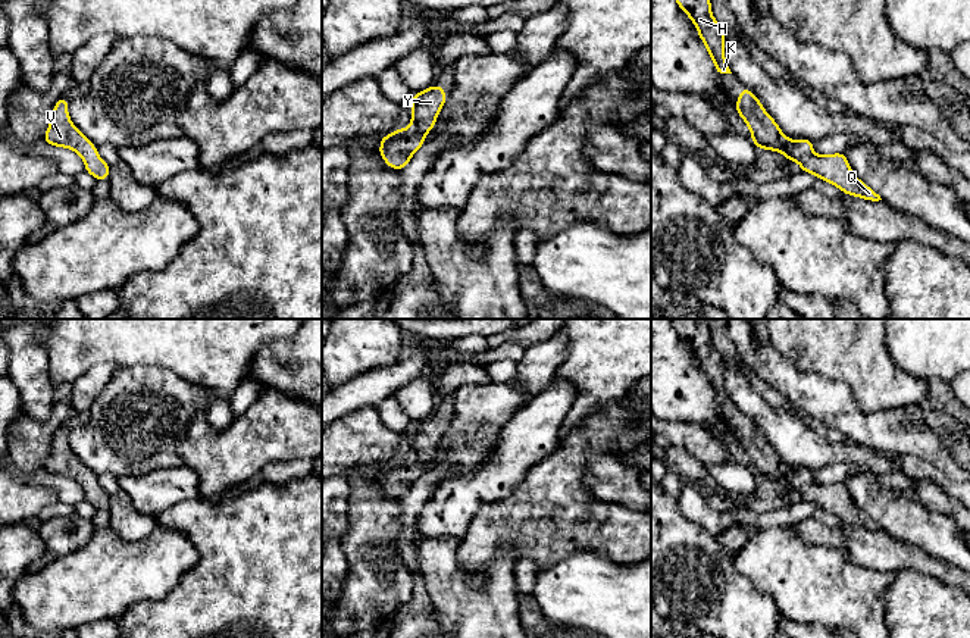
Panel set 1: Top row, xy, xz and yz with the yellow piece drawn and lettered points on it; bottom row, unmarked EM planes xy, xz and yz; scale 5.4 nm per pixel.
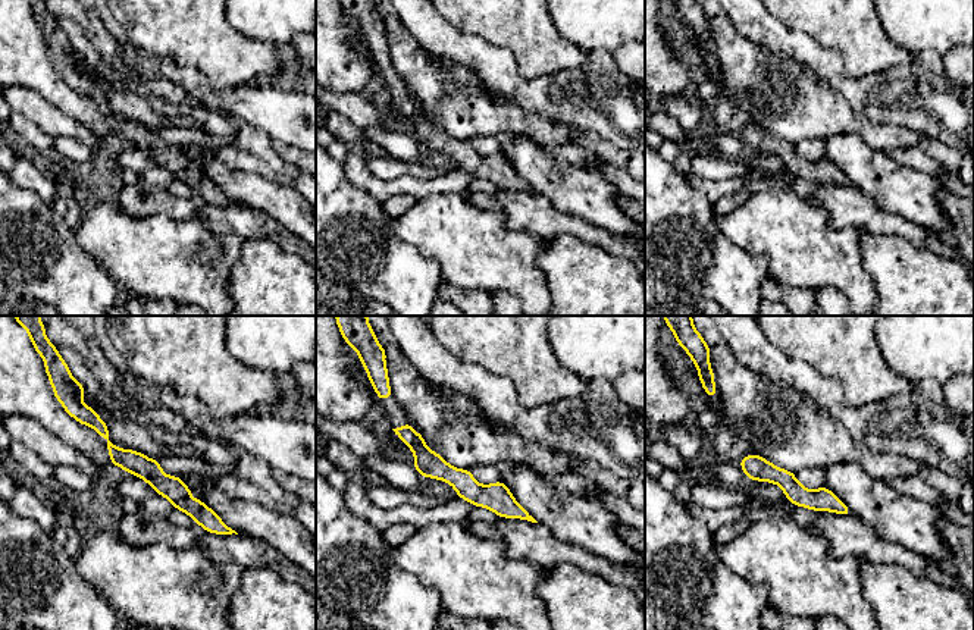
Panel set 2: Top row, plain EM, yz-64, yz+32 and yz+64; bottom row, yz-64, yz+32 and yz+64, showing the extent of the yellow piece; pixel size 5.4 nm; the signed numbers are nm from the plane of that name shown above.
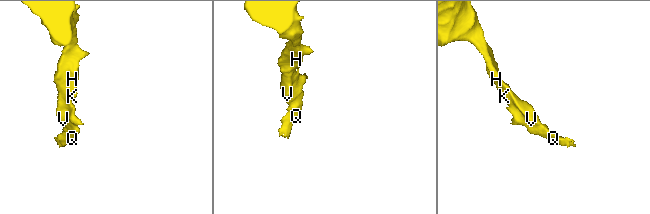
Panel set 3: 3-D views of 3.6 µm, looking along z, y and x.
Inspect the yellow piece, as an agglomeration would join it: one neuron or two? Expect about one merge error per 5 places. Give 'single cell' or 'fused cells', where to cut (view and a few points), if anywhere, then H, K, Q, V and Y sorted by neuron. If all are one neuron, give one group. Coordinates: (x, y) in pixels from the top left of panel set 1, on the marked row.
single cell | no cut | H K Q V Y

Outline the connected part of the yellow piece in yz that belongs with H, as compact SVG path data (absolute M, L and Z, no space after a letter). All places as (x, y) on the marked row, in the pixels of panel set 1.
M676 0L697 26L698 35L714 62L717 75L732 74L725 60L725 29L711 15L710 0Z

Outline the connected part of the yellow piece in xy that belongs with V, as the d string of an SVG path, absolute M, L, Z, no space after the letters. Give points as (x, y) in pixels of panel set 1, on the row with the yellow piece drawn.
M65 96L54 104L44 143L73 150L82 157L90 175L97 181L107 179L110 166L98 156L96 146L71 122L68 104Z

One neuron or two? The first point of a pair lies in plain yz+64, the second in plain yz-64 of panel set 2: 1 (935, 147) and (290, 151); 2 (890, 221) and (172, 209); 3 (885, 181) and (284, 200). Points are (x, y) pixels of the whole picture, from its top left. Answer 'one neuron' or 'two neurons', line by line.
1: one neuron
2: two neurons
3: one neuron

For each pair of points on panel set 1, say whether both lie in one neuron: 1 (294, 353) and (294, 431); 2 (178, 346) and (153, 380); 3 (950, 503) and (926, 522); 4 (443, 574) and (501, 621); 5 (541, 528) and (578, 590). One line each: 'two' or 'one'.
1: two
2: two
3: two
4: one
5: two

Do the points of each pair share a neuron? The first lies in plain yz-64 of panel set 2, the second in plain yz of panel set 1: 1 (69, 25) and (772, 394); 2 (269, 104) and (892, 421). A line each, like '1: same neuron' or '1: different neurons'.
1: same neuron
2: same neuron

